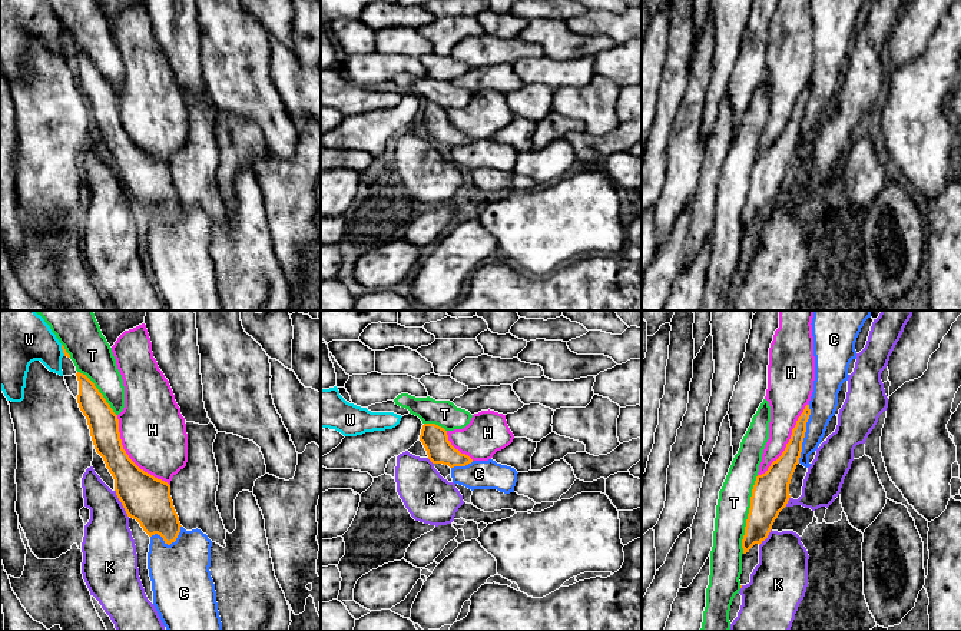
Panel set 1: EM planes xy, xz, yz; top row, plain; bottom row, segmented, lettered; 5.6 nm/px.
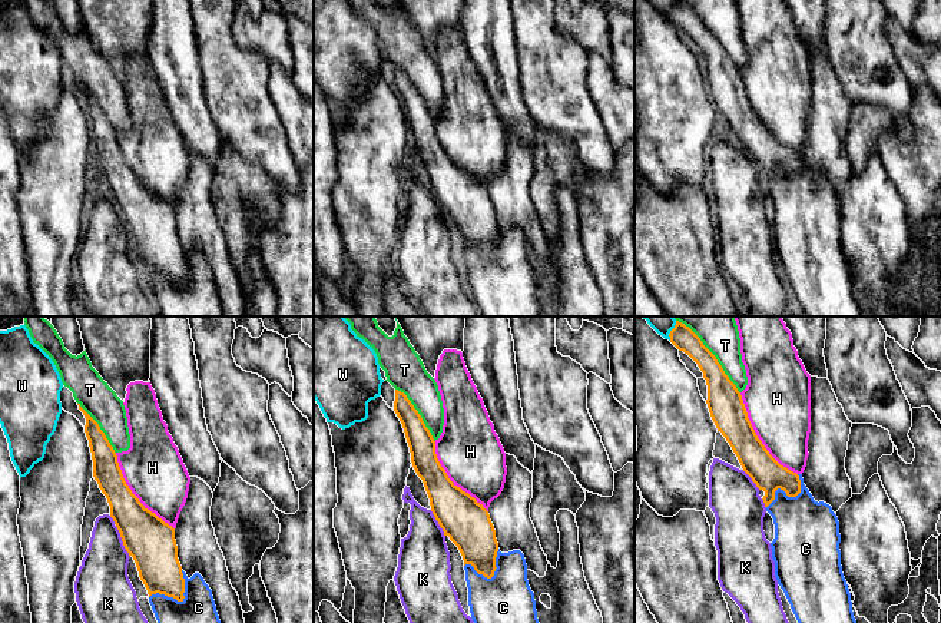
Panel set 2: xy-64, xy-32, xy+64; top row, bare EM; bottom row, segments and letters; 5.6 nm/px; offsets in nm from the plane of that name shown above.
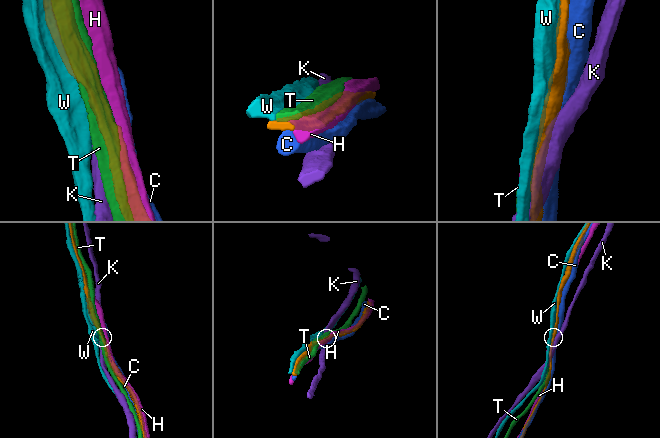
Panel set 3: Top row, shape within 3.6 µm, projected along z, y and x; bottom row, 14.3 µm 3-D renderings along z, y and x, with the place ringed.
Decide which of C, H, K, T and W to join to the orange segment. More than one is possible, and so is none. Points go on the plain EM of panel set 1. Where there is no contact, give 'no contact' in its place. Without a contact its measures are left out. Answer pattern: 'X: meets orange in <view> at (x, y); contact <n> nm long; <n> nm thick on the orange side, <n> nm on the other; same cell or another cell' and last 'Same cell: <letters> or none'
C: meets orange in yz at (804, 113); contact 340 nm long; 140 nm thick on the orange side, 160 nm on the other; another cell
H: meets orange in xy at (128, 136); contact 500 nm long; 260 nm thick on the orange side, 360 nm on the other; another cell
K: meets orange in xy at (122, 183); contact 180 nm long; 260 nm thick on the orange side, 300 nm on the other; another cell
T: meets orange in yz at (748, 193); contact 440 nm long; 200 nm thick on the orange side, 180 nm on the other; another cell
W: meets orange in xy at (63, 30); contact 70 nm long; 20 nm thick on the orange side, 260 nm on the other; another cell
Same cell: none

